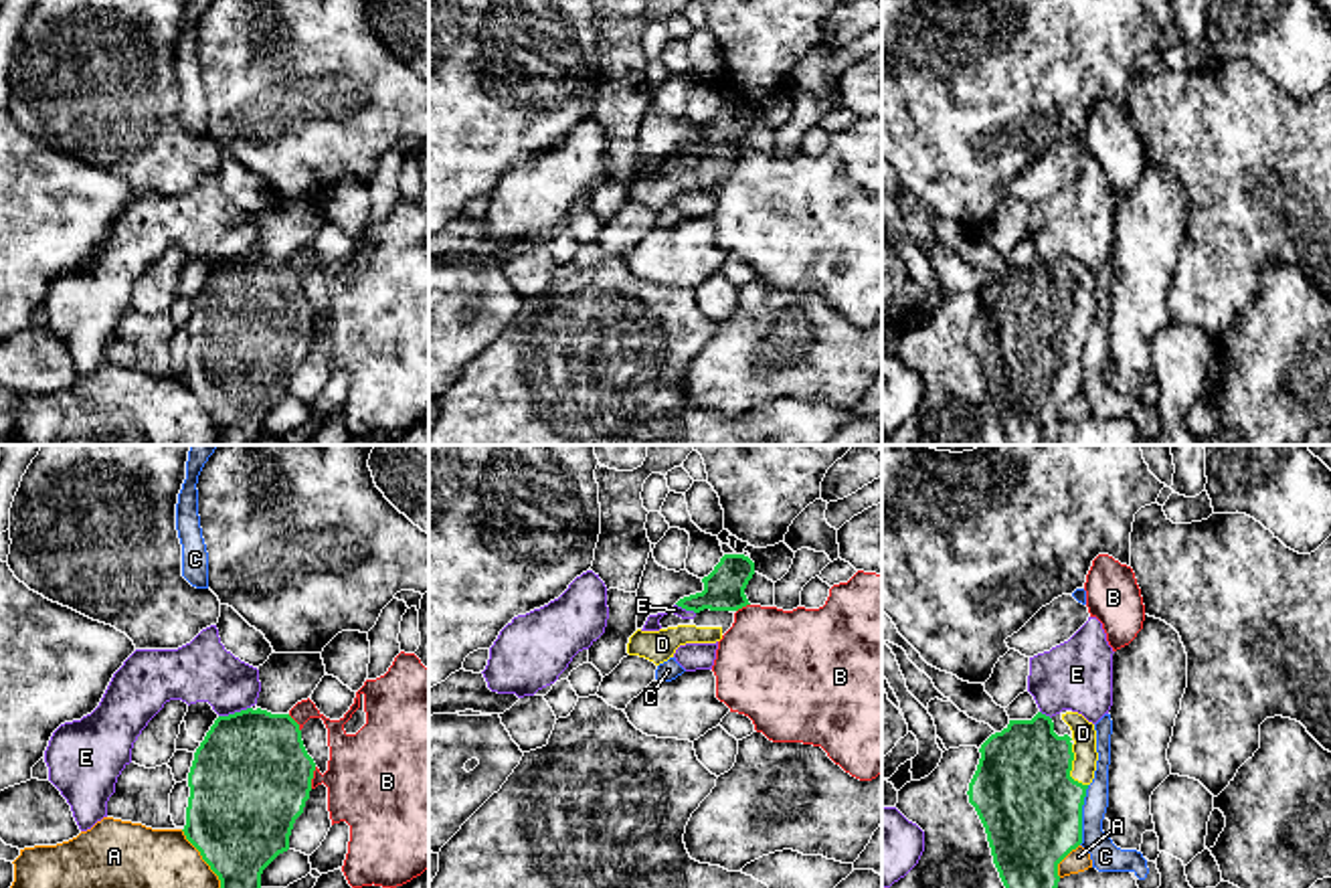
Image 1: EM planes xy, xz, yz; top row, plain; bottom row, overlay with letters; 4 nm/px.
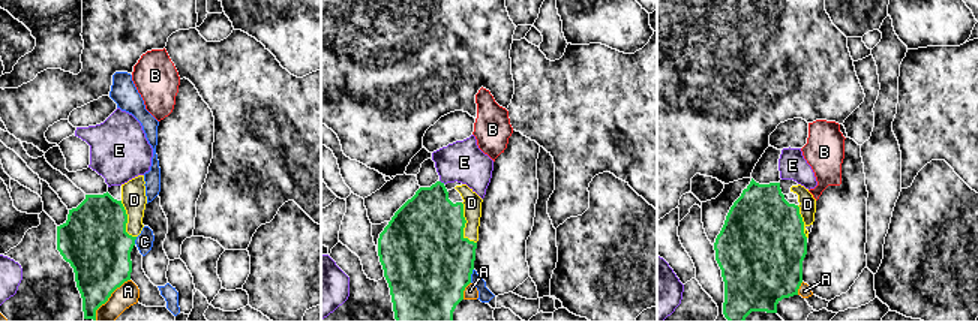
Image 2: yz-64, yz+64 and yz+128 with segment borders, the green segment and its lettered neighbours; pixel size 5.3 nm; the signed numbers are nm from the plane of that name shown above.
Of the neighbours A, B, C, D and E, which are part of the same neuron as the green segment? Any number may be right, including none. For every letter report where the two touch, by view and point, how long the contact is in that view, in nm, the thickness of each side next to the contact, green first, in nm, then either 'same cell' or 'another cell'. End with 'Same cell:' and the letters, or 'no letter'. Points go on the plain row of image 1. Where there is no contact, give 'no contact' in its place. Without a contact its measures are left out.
A: contact xy (207, 409); length 320 nm; calibres 440 and 480 nm; another cell
B: contact xy (312, 324); length 90 nm; calibres 480 and 380 nm; another cell
C: contact yz (1081, 363); length 240 nm; calibres 400 and 120 nm; another cell
D: contact yz (1071, 316); length 180 nm; calibres 400 and 100 nm; same cell
E: contact xy (235, 259); length 130 nm; calibres 480 and 240 nm; another cell
Same cell: D

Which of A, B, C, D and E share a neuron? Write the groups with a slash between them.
A / B / C / D / E

